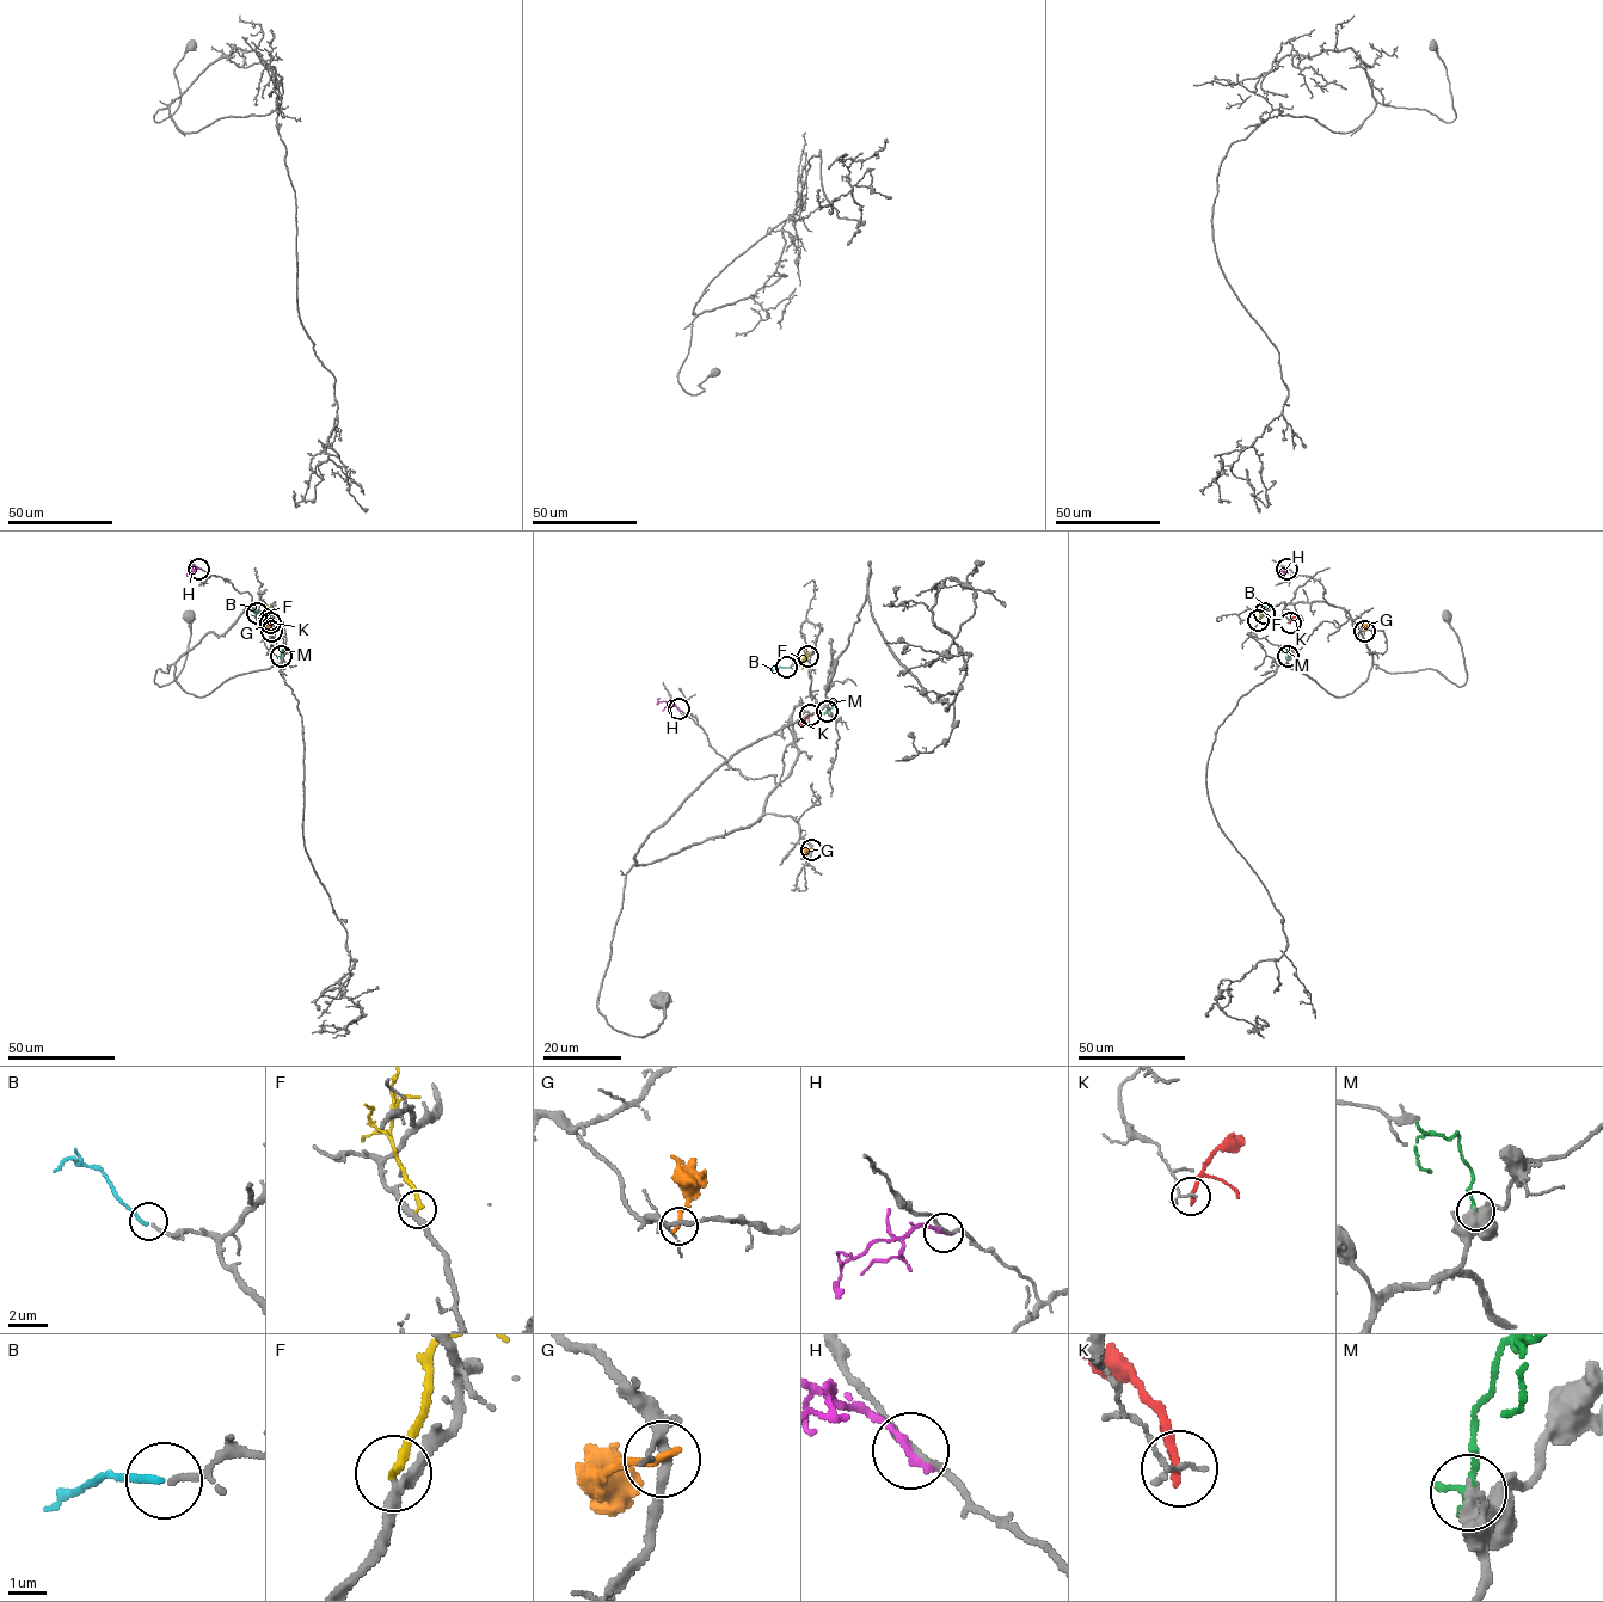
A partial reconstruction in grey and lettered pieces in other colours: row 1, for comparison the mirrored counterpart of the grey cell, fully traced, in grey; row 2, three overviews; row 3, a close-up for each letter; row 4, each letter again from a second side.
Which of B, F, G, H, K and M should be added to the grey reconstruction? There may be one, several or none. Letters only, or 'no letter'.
B

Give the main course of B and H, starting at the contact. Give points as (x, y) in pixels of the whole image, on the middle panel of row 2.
B: (785, 667), (767, 667)
H: (679, 709), (663, 701), (657, 704)

